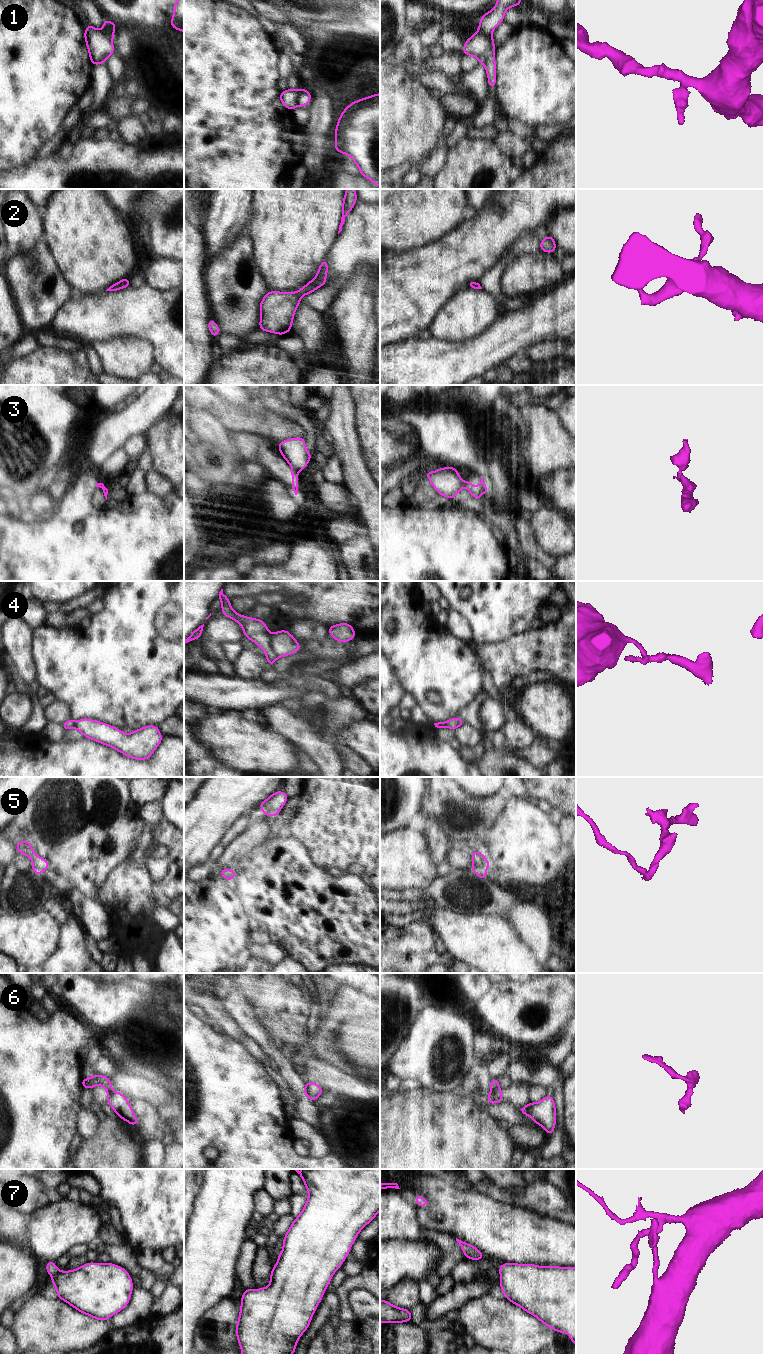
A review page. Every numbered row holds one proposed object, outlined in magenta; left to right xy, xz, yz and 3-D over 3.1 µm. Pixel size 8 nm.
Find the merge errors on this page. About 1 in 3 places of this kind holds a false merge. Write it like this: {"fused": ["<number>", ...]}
{"fused": ["1", "3", "4"]}

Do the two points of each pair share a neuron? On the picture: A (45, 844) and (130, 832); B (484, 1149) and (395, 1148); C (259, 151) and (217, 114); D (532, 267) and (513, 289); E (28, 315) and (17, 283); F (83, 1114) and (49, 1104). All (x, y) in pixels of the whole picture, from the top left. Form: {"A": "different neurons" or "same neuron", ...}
{"A": "same neuron", "B": "same neuron", "C": "same neuron", "D": "same neuron", "E": "same neuron", "F": "different neurons"}

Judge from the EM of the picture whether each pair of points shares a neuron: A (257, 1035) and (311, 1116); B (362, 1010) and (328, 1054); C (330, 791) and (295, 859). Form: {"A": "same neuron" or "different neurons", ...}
{"A": "same neuron", "B": "same neuron", "C": "different neurons"}

